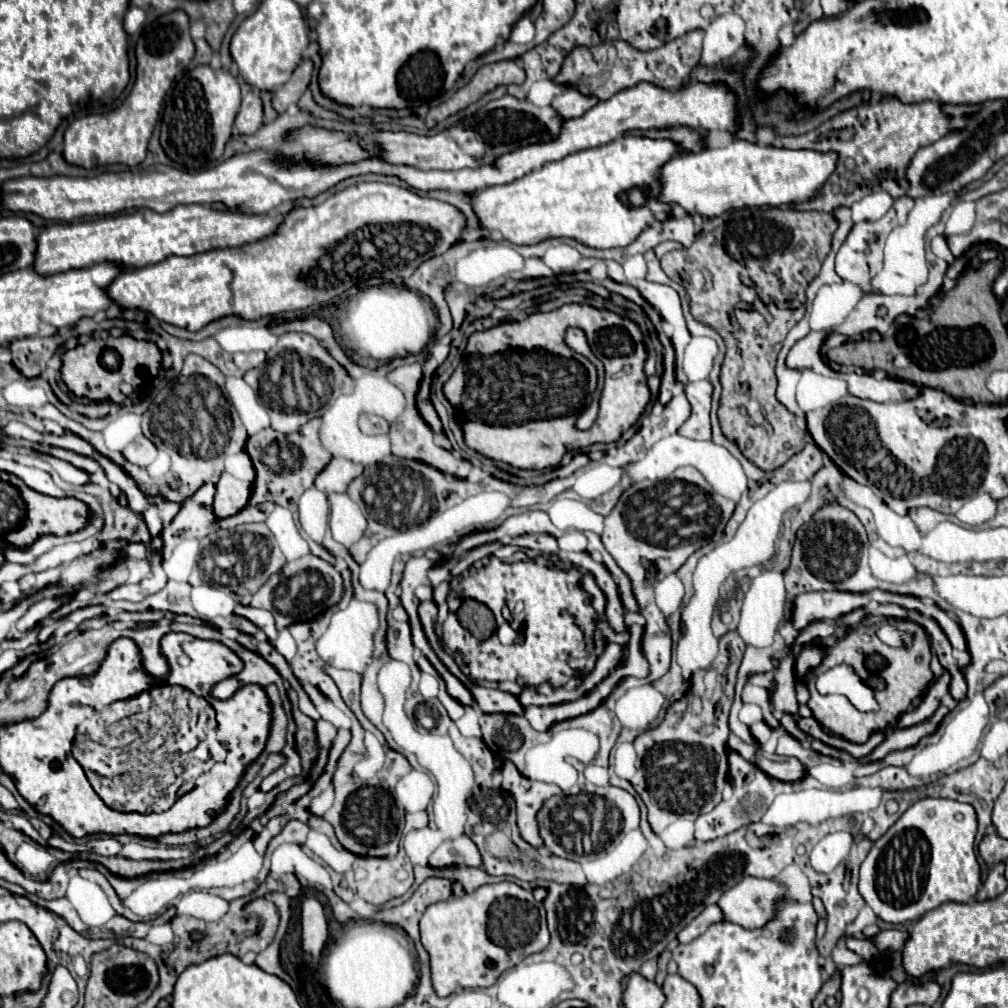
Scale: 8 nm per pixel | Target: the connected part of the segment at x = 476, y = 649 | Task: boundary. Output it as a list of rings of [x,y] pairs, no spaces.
[[[503,546],[501,549],[496,551],[491,558],[490,562],[486,567],[482,567],[481,569],[476,569],[474,566],[468,569],[468,577],[464,577],[462,579],[462,587],[460,587],[460,591],[462,591],[462,597],[470,597],[470,599],[476,599],[476,601],[480,601],[480,603],[484,603],[486,607],[488,607],[495,616],[495,621],[497,623],[497,627],[501,624],[506,623],[506,620],[502,616],[502,607],[506,606],[506,597],[507,591],[512,591],[512,595],[516,597],[516,599],[520,599],[522,603],[524,603],[524,629],[520,631],[520,635],[522,635],[522,641],[520,643],[512,643],[512,645],[502,645],[500,643],[500,639],[498,639],[498,635],[490,635],[488,639],[484,639],[484,641],[478,641],[470,631],[466,631],[466,629],[462,629],[456,621],[452,621],[452,613],[450,613],[450,619],[442,625],[442,633],[444,633],[444,639],[448,641],[448,645],[452,647],[452,651],[456,651],[460,657],[462,657],[462,661],[468,665],[468,669],[470,669],[470,675],[472,675],[472,679],[486,679],[486,681],[514,681],[514,683],[518,683],[518,685],[540,685],[542,681],[550,681],[552,685],[564,685],[572,675],[576,675],[570,667],[568,667],[568,659],[576,653],[576,651],[580,651],[580,633],[582,633],[582,637],[584,637],[584,647],[586,649],[592,649],[594,647],[594,641],[600,637],[600,633],[598,633],[598,627],[596,627],[596,611],[594,611],[594,607],[590,605],[590,601],[588,601],[588,605],[586,605],[586,599],[588,599],[588,593],[580,587],[580,571],[576,569],[576,567],[570,567],[570,569],[558,569],[554,563],[550,563],[550,561],[546,561],[546,559],[542,559],[542,557],[529,558],[524,553],[523,549],[516,546]]]

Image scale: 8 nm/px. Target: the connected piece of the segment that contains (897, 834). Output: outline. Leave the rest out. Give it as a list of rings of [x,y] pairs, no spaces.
[[[924,797],[916,801],[878,841],[874,841],[868,857],[860,867],[860,895],[872,911],[886,923],[918,921],[924,913],[940,907],[944,901],[966,903],[980,887],[980,865],[974,855],[976,811],[968,803],[954,799]]]

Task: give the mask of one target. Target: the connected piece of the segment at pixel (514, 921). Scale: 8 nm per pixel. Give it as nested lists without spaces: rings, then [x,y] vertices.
[[[512,881],[482,885],[464,897],[430,905],[420,919],[420,937],[430,953],[432,985],[438,997],[448,997],[456,989],[490,987],[506,969],[542,951],[550,941],[544,907],[540,909],[532,891]]]

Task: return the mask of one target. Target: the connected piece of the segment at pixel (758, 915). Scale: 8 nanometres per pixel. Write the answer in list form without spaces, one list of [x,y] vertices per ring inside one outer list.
[[[744,877],[740,883],[724,891],[718,899],[724,921],[742,927],[762,927],[772,919],[772,907],[782,899],[786,887],[772,879]]]

